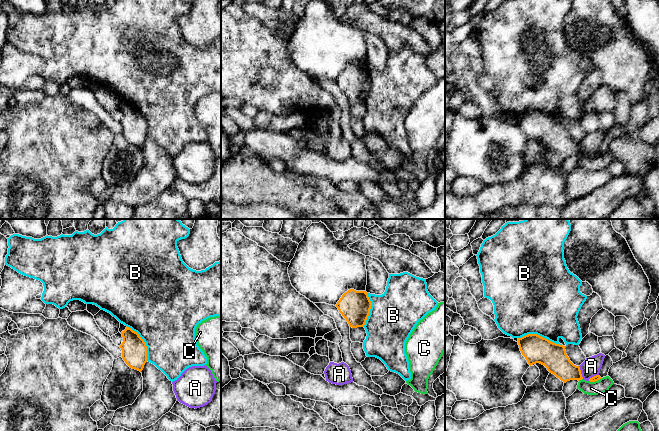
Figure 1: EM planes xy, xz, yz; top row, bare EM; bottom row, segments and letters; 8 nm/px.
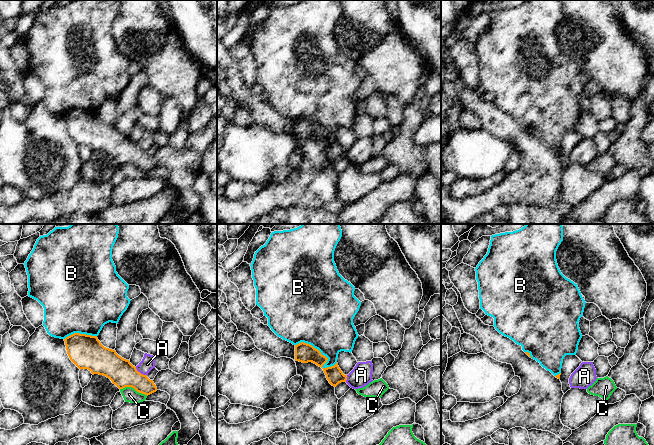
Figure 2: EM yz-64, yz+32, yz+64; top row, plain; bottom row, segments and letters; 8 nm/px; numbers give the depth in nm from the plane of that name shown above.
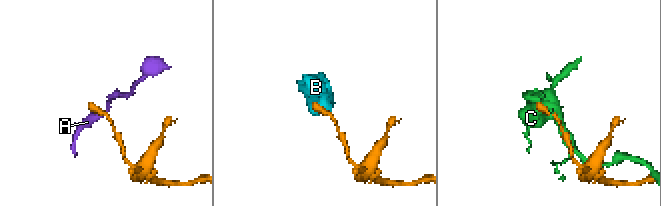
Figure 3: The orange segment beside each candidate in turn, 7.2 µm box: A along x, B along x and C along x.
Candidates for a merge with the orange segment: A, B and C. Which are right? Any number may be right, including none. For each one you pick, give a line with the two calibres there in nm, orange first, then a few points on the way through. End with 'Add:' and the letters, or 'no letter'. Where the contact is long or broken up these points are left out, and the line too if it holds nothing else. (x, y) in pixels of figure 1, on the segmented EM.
Add: no letter

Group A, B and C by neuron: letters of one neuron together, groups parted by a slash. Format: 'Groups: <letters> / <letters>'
Groups: A / B / C

